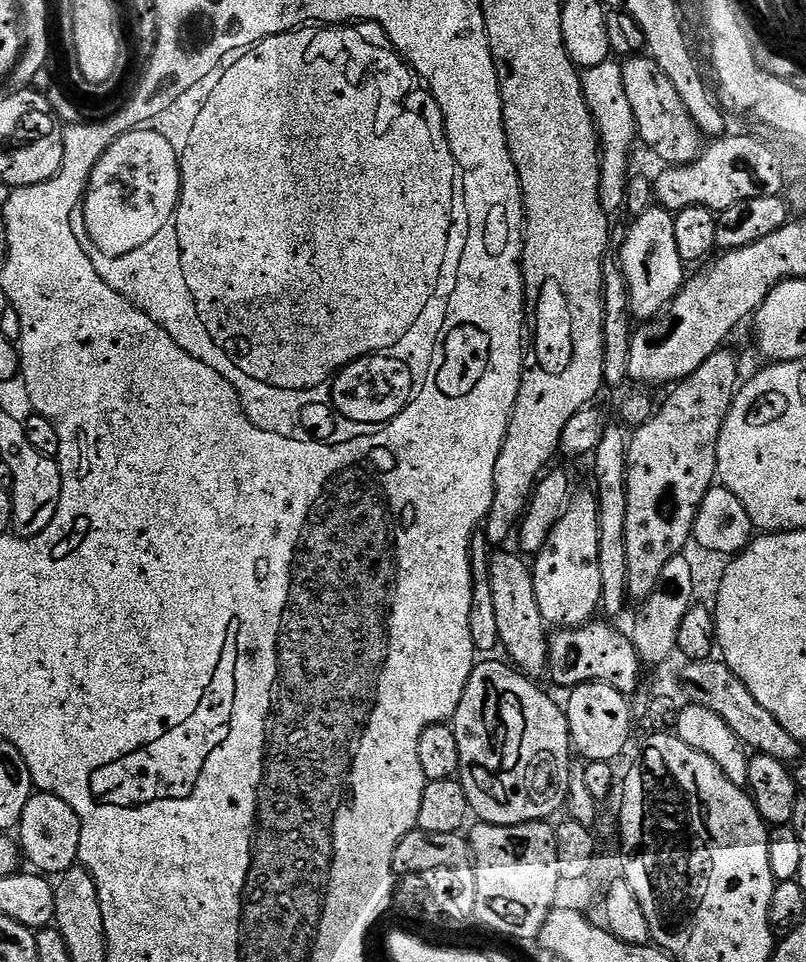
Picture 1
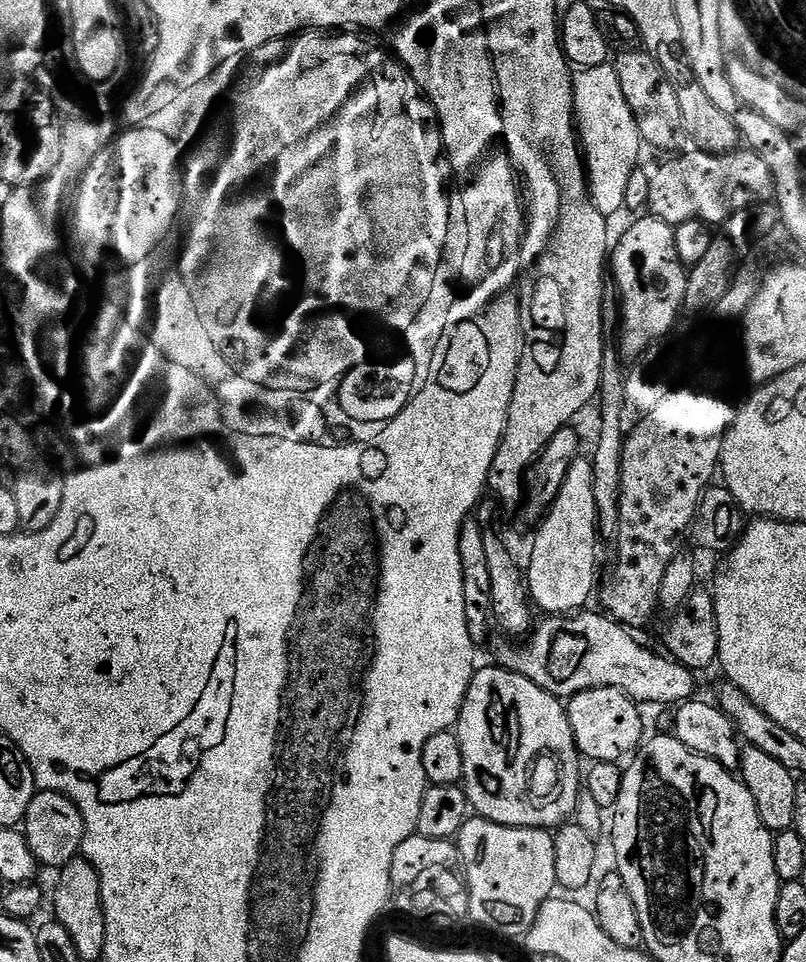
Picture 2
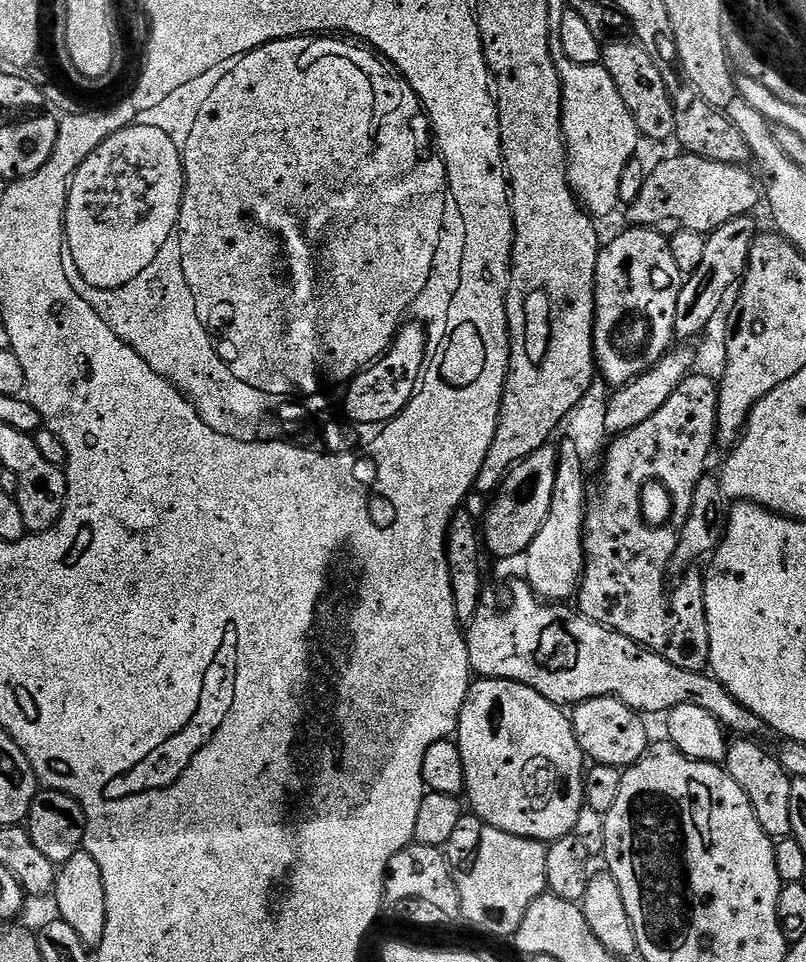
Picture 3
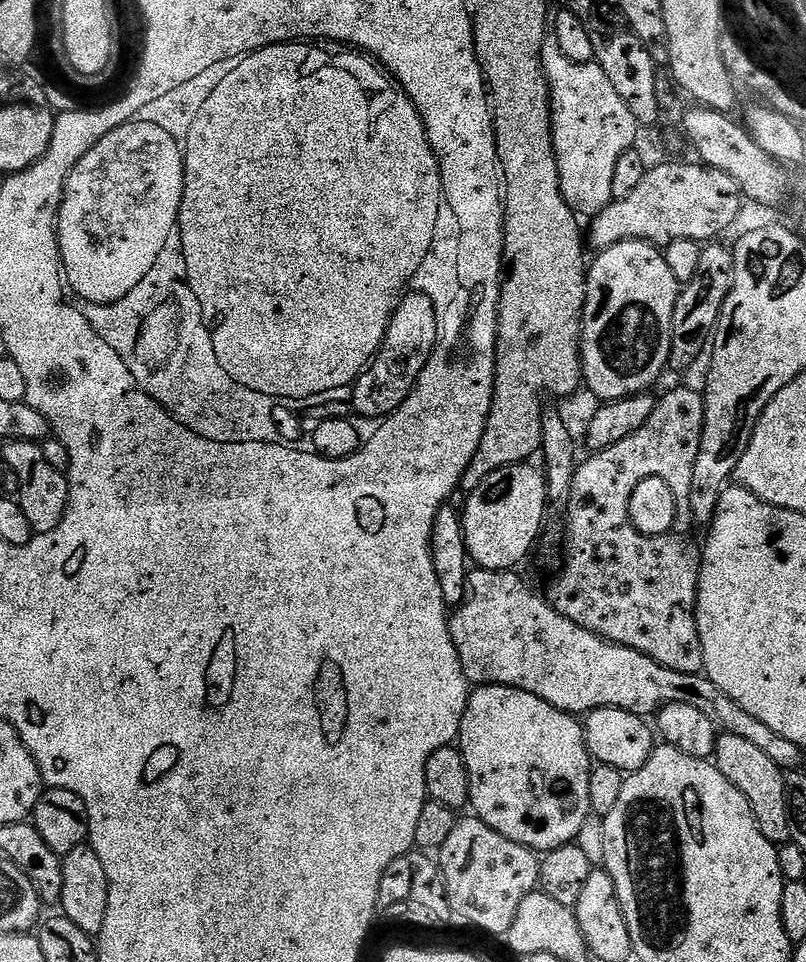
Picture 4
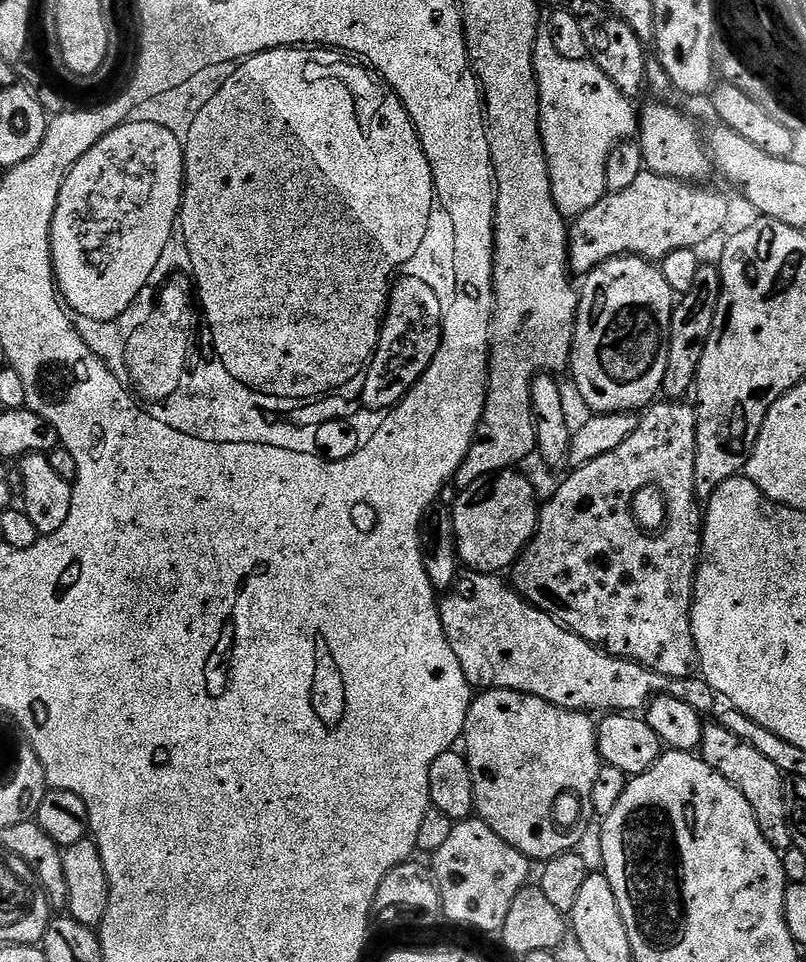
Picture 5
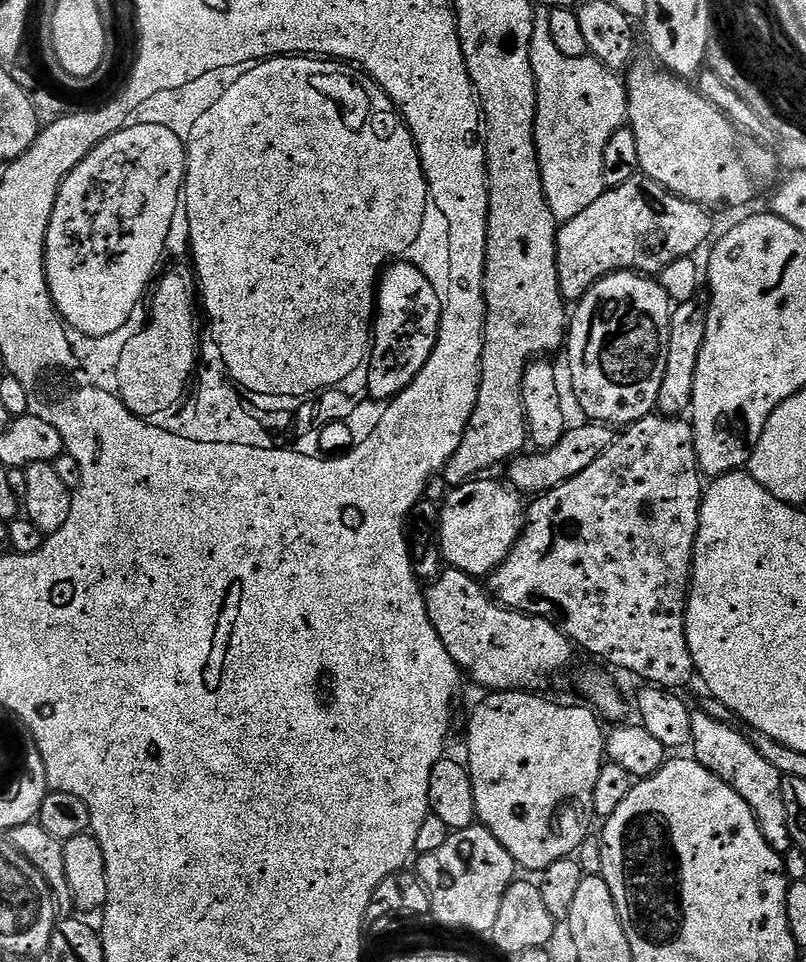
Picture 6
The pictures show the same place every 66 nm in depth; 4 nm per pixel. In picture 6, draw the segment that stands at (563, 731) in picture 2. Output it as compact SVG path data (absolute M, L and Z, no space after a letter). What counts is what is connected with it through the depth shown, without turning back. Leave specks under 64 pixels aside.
M517 690L514 692L492 692L472 712L468 720L468 760L466 767L472 785L474 786L474 802L476 803L476 815L479 823L506 846L506 850L514 858L514 862L521 869L529 868L533 874L543 872L546 866L550 866L559 860L569 859L572 852L588 836L588 816L593 815L592 799L594 798L594 786L598 782L598 774L606 763L606 732L602 727L602 721L591 708L571 708L568 704L555 704L552 700L543 700L543 695L533 694L528 690Z

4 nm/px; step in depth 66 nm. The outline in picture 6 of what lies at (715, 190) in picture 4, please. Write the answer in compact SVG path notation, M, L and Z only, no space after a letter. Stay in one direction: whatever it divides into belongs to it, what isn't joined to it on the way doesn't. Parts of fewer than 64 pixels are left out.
M643 174L633 176L617 188L607 189L600 195L598 202L586 206L586 210L582 210L582 214L578 214L578 218L570 218L559 225L556 234L556 261L558 262L558 286L562 290L565 301L578 302L603 276L609 276L611 272L631 270L641 274L658 274L666 266L670 266L670 262L696 254L700 247L709 243L707 234L710 232L712 221L713 217L705 209L699 208L698 205L692 204L689 200L678 198L672 192L667 192L661 184L654 182L650 177Z

